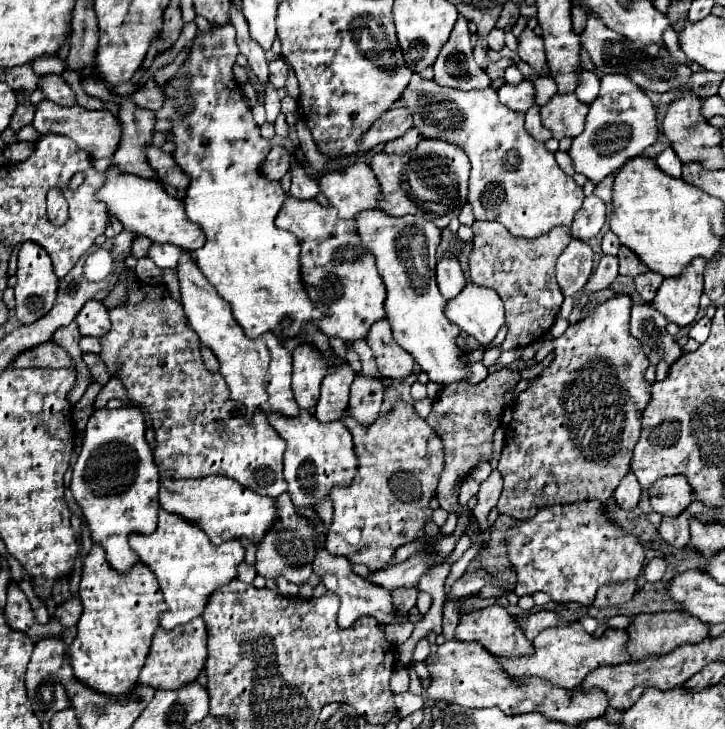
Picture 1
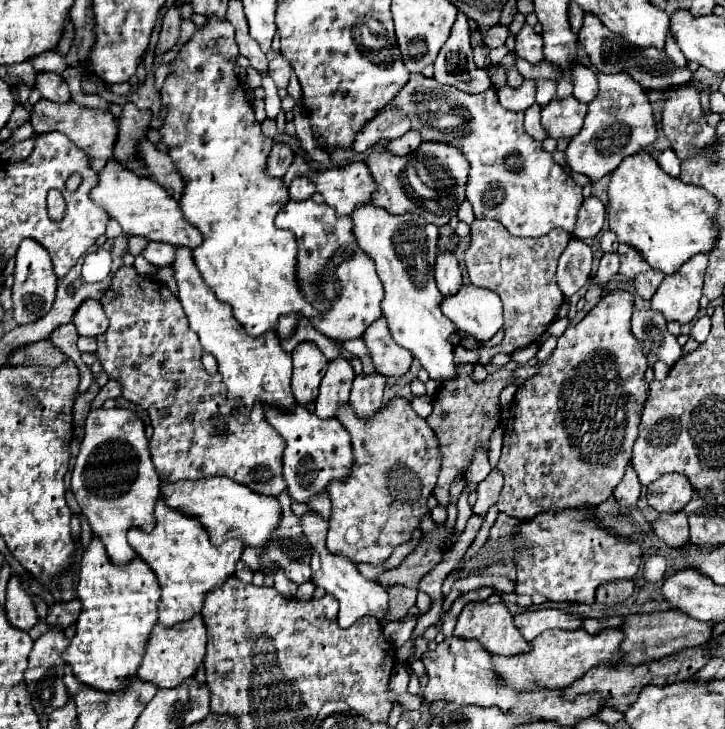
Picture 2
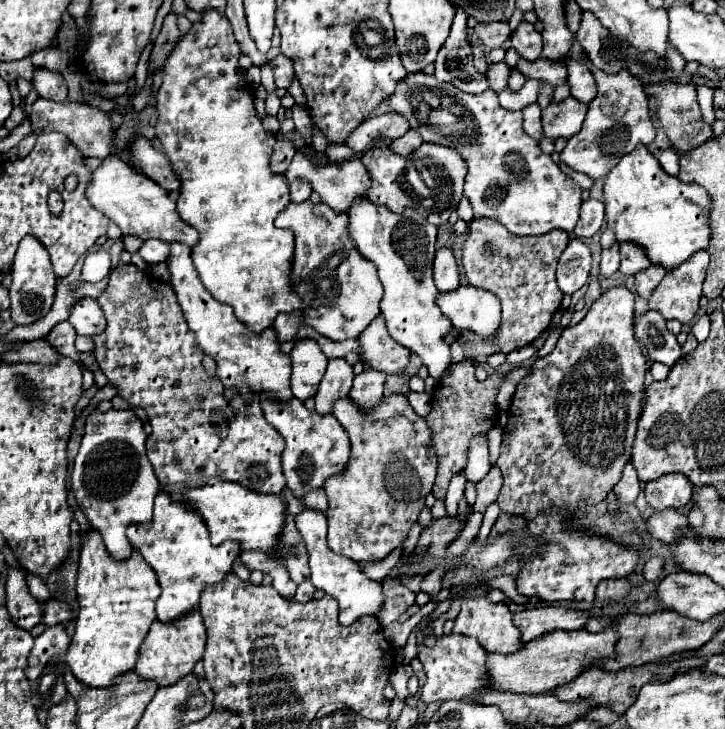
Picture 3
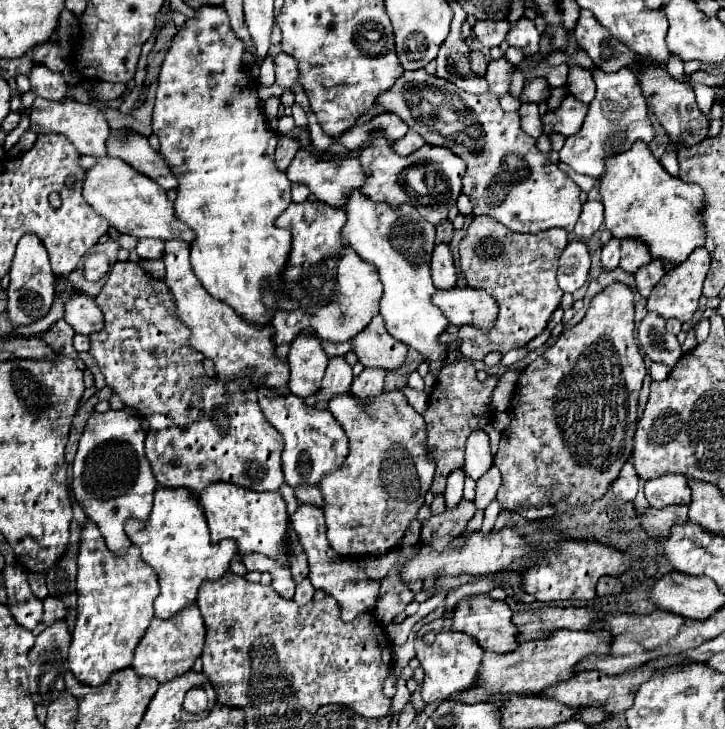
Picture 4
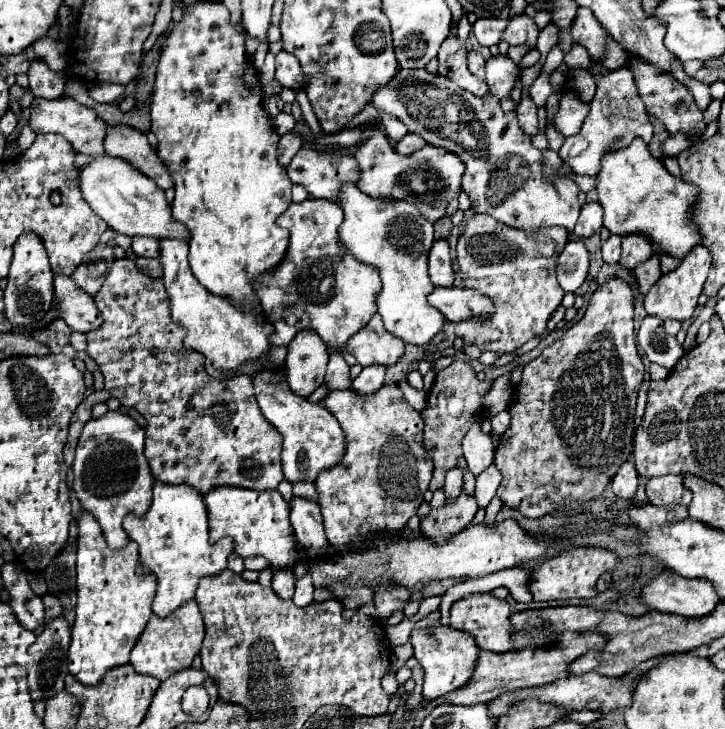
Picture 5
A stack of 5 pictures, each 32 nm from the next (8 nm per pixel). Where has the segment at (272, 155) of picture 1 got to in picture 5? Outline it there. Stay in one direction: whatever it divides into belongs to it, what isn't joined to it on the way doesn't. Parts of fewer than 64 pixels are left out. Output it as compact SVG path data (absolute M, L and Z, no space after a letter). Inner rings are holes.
M284 134L278 142L278 164L286 168L300 148L302 148L302 138L298 134Z

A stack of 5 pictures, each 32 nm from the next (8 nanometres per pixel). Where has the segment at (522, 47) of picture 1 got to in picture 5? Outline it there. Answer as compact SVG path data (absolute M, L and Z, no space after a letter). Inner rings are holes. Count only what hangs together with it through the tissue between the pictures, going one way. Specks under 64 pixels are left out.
M520 14L508 22L508 28L504 30L504 40L510 46L522 46L524 44L530 50L534 50L536 40L538 40L538 28L536 28L532 18L528 18L526 14Z

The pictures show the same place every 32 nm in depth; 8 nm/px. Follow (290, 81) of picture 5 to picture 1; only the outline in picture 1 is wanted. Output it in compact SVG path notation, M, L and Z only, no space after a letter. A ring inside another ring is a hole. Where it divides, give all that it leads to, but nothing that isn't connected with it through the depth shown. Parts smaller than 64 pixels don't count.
M276 58L274 62L270 62L270 82L276 88L284 88L286 76L288 76L288 66L286 66L286 62L282 58Z

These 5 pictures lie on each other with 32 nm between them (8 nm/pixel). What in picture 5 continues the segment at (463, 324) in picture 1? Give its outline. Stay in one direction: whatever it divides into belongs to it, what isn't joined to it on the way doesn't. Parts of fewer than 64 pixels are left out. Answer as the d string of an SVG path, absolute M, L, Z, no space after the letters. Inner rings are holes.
M434 288L428 302L436 306L450 322L462 322L468 318L490 318L494 312L492 300L482 292L472 292L468 288Z

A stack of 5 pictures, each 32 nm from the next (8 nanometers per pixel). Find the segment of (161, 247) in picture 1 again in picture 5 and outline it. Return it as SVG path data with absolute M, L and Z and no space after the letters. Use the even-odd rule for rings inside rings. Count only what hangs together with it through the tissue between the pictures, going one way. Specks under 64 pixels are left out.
M136 236L132 250L136 252L136 256L144 256L144 258L158 258L160 256L160 244L158 244L158 240L152 240L152 238Z

